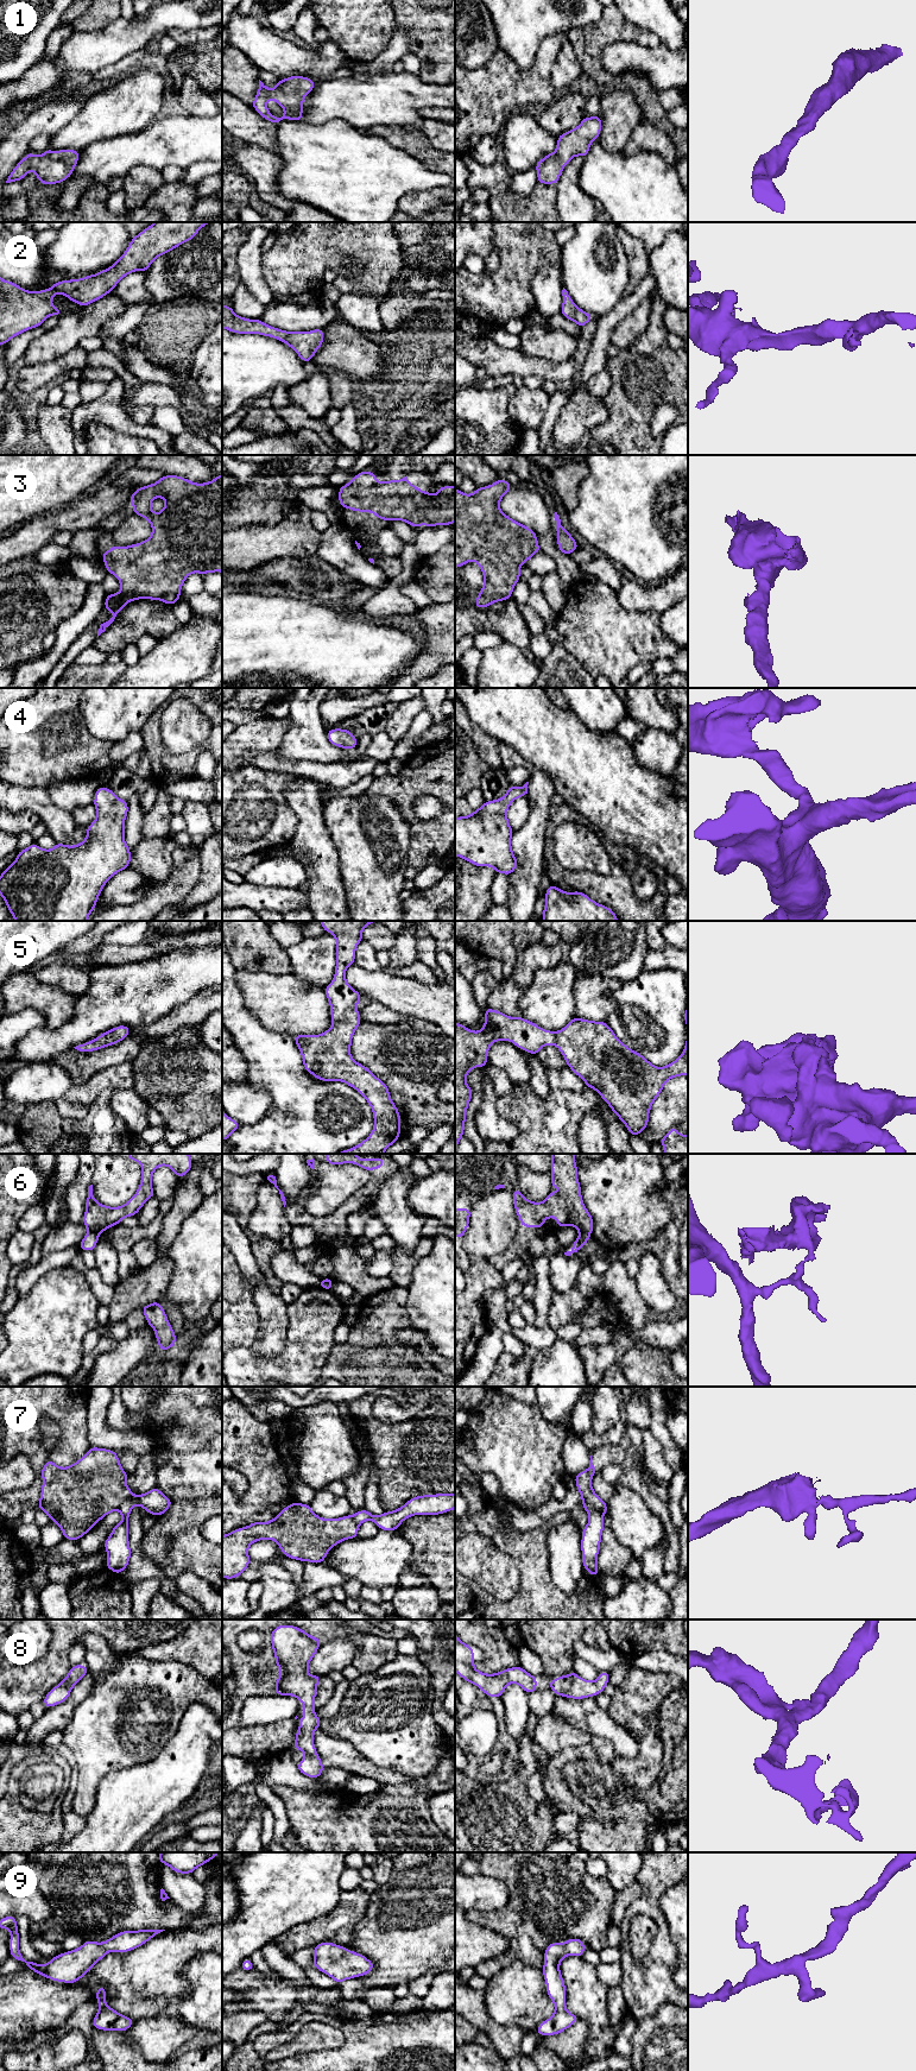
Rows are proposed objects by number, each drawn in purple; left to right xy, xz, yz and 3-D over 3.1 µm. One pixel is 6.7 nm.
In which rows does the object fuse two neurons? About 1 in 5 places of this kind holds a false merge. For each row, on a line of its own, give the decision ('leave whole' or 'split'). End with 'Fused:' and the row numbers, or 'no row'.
1: leave whole
2: leave whole
3: leave whole
4: leave whole
5: leave whole
6: split
7: split
8: leave whole
9: leave whole
Fused: 6, 7

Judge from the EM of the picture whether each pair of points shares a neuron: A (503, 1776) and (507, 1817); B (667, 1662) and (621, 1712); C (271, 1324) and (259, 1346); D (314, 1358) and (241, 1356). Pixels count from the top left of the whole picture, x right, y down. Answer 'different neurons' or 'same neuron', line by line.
A: different neurons
B: different neurons
C: same neuron
D: same neuron

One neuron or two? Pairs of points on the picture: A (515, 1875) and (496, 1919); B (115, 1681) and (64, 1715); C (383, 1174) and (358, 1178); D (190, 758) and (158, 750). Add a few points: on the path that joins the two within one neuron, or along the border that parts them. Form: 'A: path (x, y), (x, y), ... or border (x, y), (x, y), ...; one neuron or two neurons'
A: path (516, 1887), (516, 1904), (507, 1912); one neuron
B: border (93, 1684), (62, 1730); two neurons
C: border (370, 1172), (370, 1179), (351, 1197); two neurons
D: path (182, 759), (166, 758); one neuron

